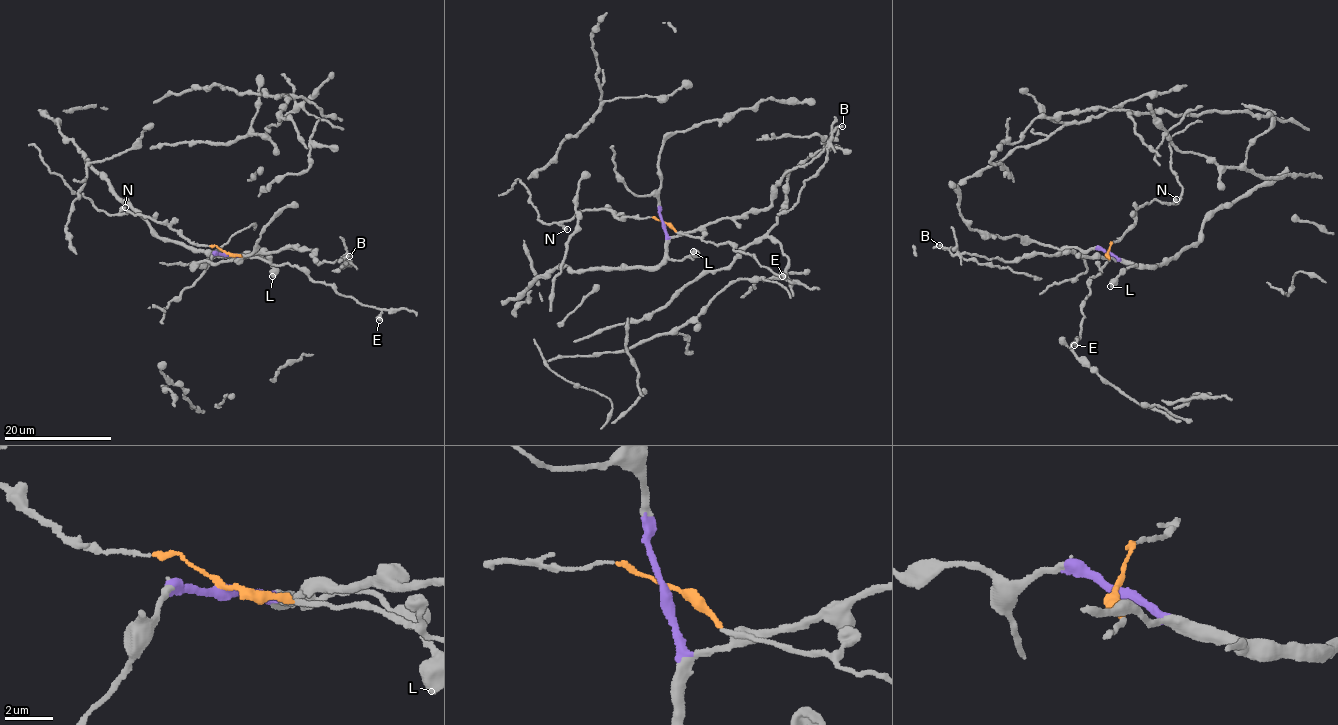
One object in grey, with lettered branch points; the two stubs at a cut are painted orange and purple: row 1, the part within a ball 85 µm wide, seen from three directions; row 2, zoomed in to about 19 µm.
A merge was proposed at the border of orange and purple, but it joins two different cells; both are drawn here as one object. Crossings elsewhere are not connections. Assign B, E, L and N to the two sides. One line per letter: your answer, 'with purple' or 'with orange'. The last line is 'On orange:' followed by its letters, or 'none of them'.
B: with purple
E: with orange
L: with purple
N: with orange
On orange: E, N

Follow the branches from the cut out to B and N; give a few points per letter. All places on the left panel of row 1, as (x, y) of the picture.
B: (225, 254), (274, 252), (290, 246), (316, 249), (311, 252), (319, 264), (349, 256)
N: (225, 252), (216, 246), (192, 244), (160, 222), (129, 212), (117, 213), (125, 207)

